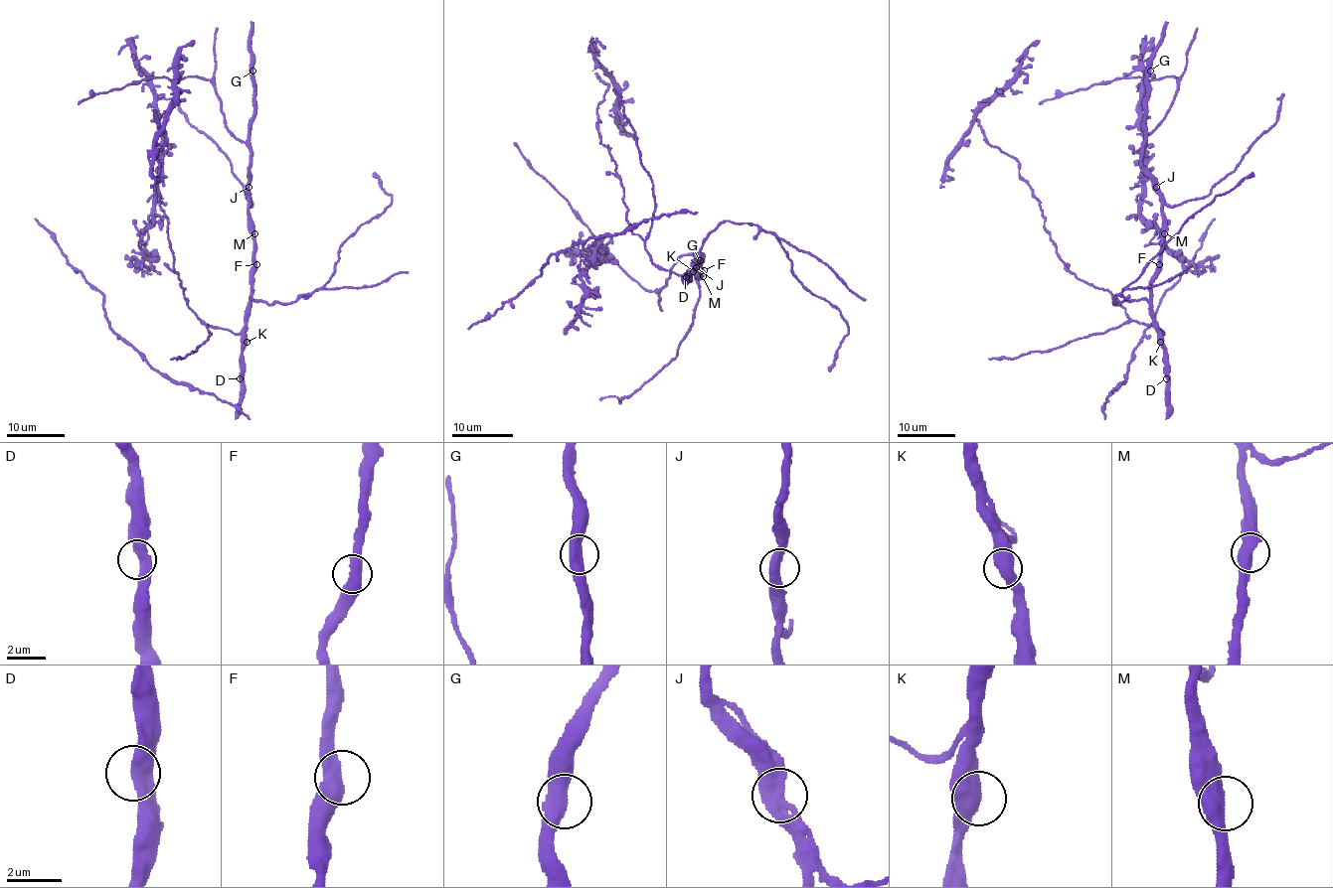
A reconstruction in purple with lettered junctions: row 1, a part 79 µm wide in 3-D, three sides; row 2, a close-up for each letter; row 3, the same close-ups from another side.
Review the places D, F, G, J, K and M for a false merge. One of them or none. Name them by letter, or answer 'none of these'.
none of these

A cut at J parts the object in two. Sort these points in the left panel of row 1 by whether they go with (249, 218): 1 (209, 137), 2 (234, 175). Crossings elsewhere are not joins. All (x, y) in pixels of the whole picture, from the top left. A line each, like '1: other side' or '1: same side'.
1: other side
2: other side

